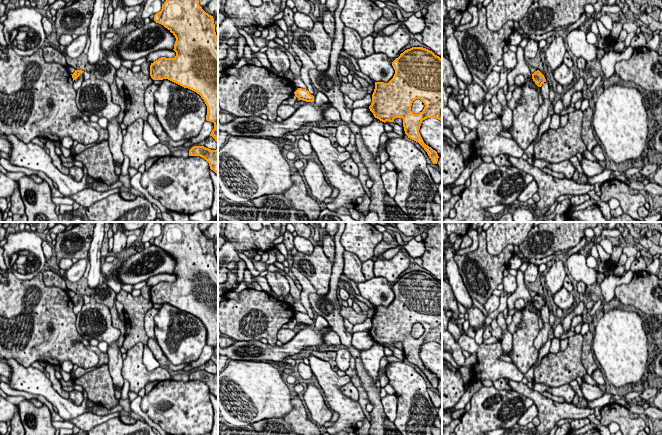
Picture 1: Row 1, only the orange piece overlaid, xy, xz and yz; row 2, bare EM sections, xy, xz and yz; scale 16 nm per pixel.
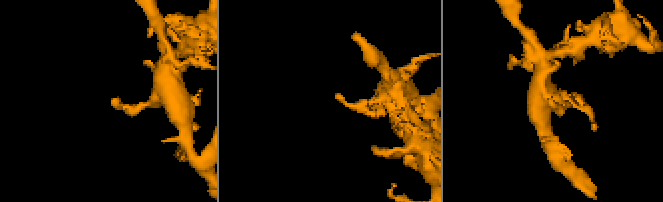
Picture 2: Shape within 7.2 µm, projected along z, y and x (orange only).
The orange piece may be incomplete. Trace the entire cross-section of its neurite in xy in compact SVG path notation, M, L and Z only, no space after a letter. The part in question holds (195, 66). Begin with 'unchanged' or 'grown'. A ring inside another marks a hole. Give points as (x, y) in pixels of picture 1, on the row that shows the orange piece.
unchanged | M166 0L160 12L154 15L154 21L167 28L176 38L174 58L161 57L150 65L153 80L168 79L201 96L207 106L206 120L214 123L210 136L217 142L217 149L194 146L189 156L204 158L218 175L218 37L215 32L213 16L199 5L199 0Z

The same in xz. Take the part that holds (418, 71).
unchanged | M412 47L401 53L392 66L395 74L388 83L375 82L369 109L384 123L402 118L408 138L418 142L437 164L437 152L424 143L419 129L427 118L442 121L442 59L426 48ZM416 99L425 105L419 114L411 111Z

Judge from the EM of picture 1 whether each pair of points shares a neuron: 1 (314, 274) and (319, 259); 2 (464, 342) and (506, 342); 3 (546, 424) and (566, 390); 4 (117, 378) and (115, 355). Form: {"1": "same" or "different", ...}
{"1": "same", "2": "different", "3": "different", "4": "same"}

